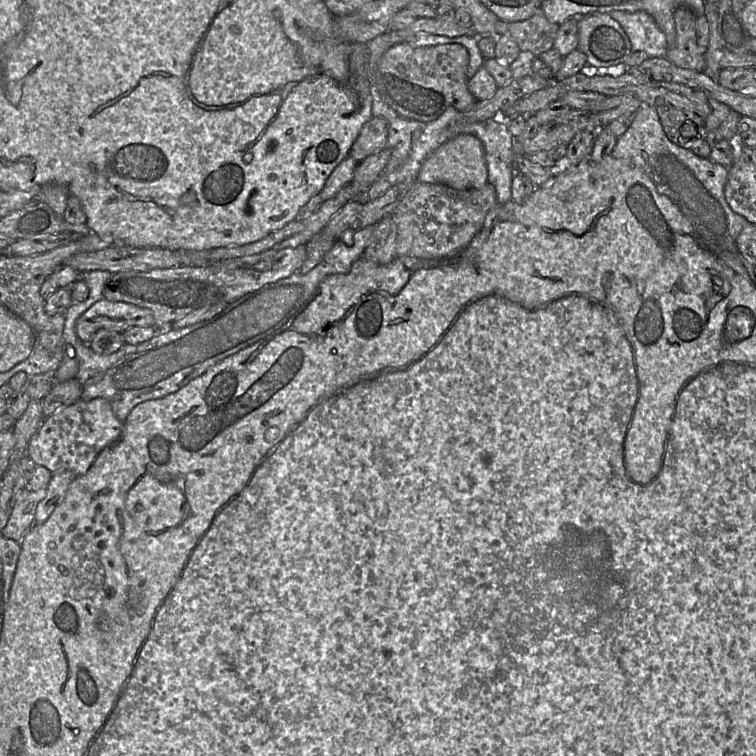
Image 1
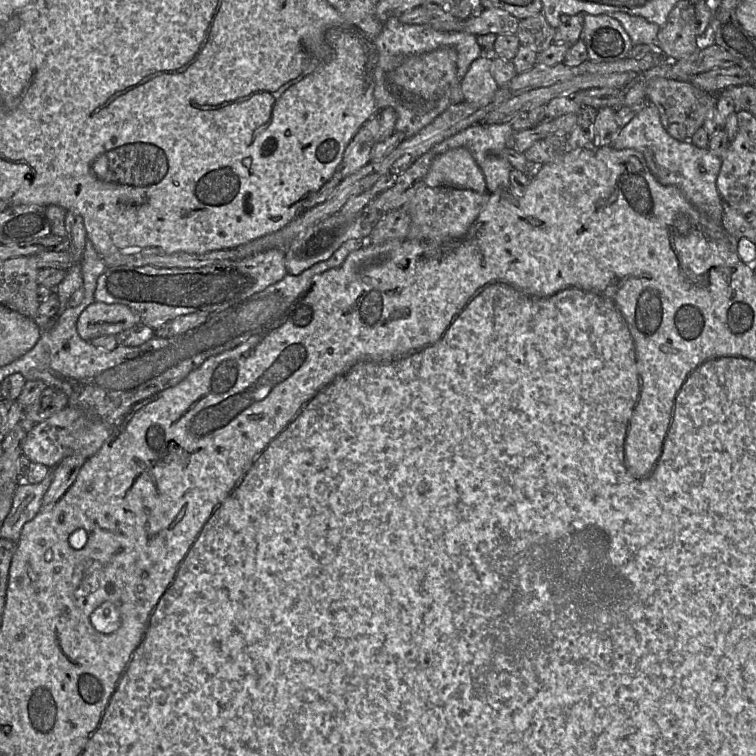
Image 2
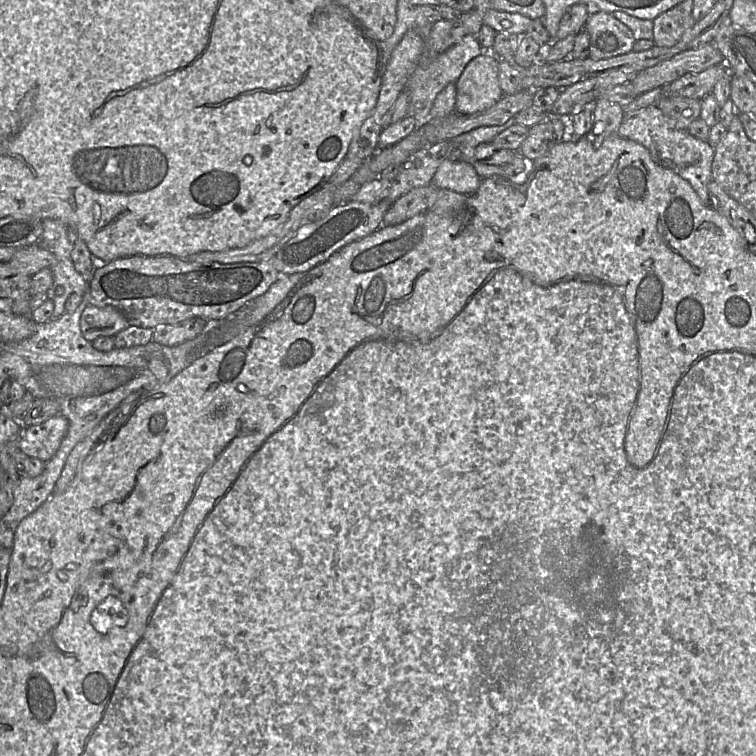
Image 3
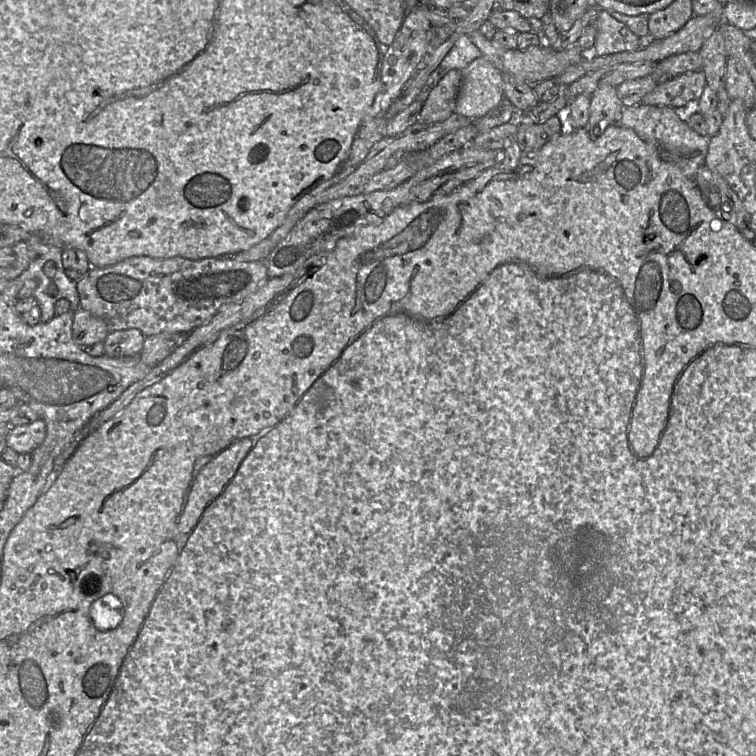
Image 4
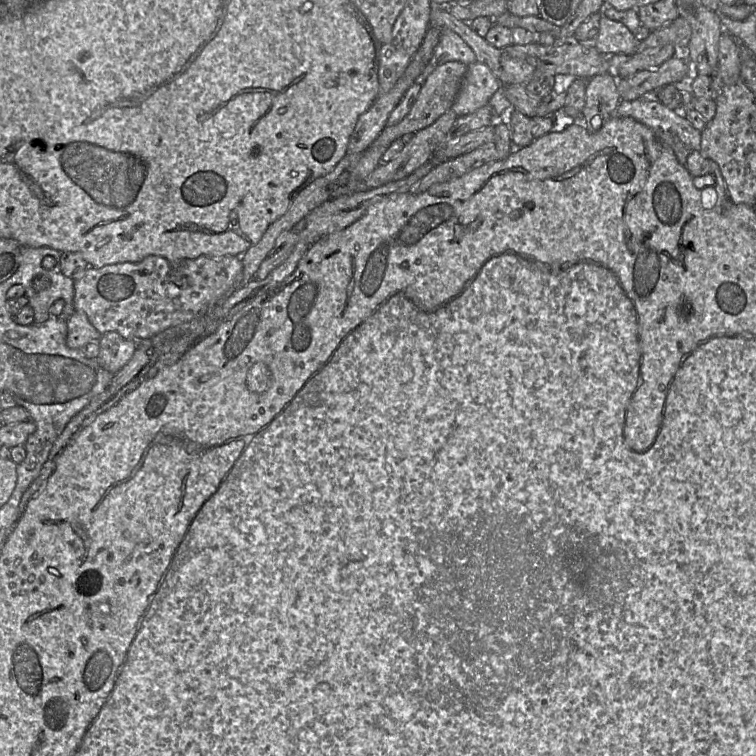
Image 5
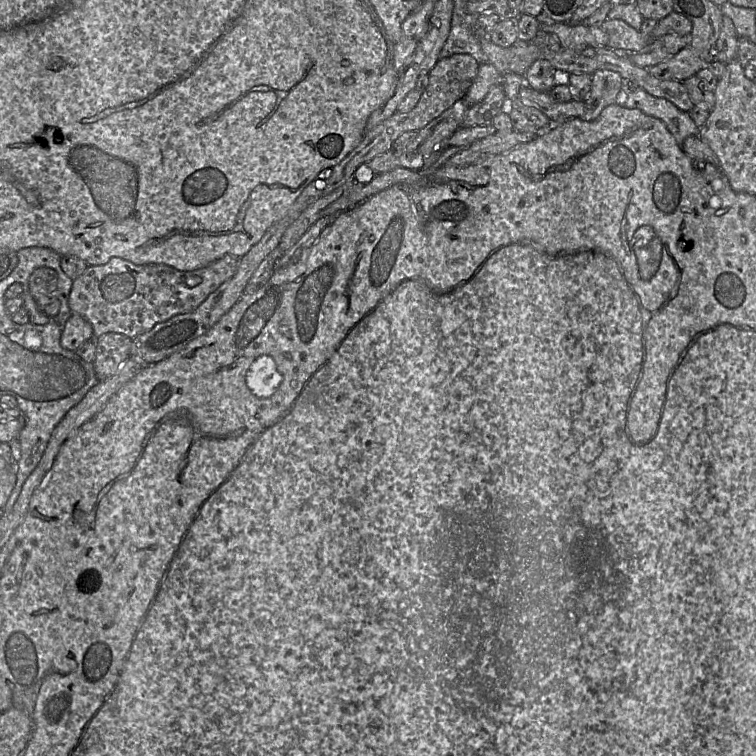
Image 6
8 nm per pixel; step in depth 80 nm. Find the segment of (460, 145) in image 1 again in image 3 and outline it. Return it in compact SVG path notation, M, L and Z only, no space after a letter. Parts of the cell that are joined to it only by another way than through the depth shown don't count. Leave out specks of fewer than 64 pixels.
M446 159L437 168L431 183L439 189L472 195L478 190L481 181L482 179L470 163Z

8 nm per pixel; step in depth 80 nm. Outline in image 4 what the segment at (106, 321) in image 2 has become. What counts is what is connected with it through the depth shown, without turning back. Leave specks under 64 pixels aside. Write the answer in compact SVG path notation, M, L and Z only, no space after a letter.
M78 309L73 318L72 335L76 344L86 347L103 342L109 334L106 323L84 309Z

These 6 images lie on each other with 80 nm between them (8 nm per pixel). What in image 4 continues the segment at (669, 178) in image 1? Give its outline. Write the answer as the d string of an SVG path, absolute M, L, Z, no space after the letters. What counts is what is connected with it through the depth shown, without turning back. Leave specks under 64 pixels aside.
M638 105L625 107L619 125L632 129L642 140L656 148L660 158L678 167L685 176L695 180L697 170L705 165L710 137L696 133L685 120L686 108Z

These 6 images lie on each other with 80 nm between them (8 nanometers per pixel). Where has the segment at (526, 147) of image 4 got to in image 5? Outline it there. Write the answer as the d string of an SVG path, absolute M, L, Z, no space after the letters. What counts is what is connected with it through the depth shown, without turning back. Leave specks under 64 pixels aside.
M516 109L510 114L510 129L515 148L531 145L537 139L552 132L553 126L553 116L528 117Z

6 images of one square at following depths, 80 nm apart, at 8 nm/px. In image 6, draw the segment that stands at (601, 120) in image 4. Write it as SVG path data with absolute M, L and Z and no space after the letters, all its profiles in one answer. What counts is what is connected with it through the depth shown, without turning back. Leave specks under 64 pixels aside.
M598 70L592 74L591 90L586 99L587 110L583 120L596 120L604 108L621 103L619 93L622 85L627 83L611 70Z

